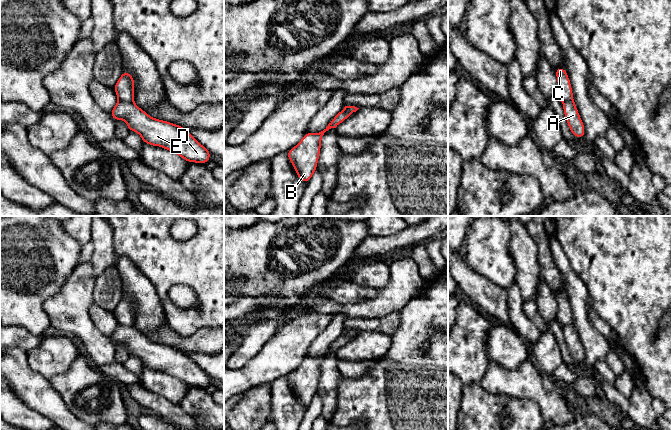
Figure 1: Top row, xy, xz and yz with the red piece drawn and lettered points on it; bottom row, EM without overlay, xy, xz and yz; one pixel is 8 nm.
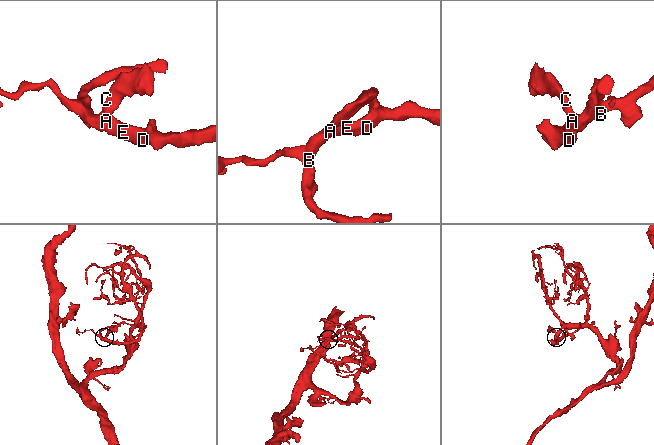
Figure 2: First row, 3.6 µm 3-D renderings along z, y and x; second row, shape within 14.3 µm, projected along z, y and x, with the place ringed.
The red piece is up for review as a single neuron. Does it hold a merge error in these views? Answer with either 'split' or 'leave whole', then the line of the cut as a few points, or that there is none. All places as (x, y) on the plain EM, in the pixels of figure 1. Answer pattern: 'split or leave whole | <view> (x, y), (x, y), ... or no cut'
split | xy (119, 323), (132, 326)

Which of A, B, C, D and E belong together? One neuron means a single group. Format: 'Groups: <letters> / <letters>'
Groups: A B D E / C

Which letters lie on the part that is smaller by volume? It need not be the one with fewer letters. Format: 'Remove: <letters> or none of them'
Remove: C

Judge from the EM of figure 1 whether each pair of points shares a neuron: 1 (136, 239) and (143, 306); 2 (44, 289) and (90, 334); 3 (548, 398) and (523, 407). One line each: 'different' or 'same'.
1: different
2: different
3: different

